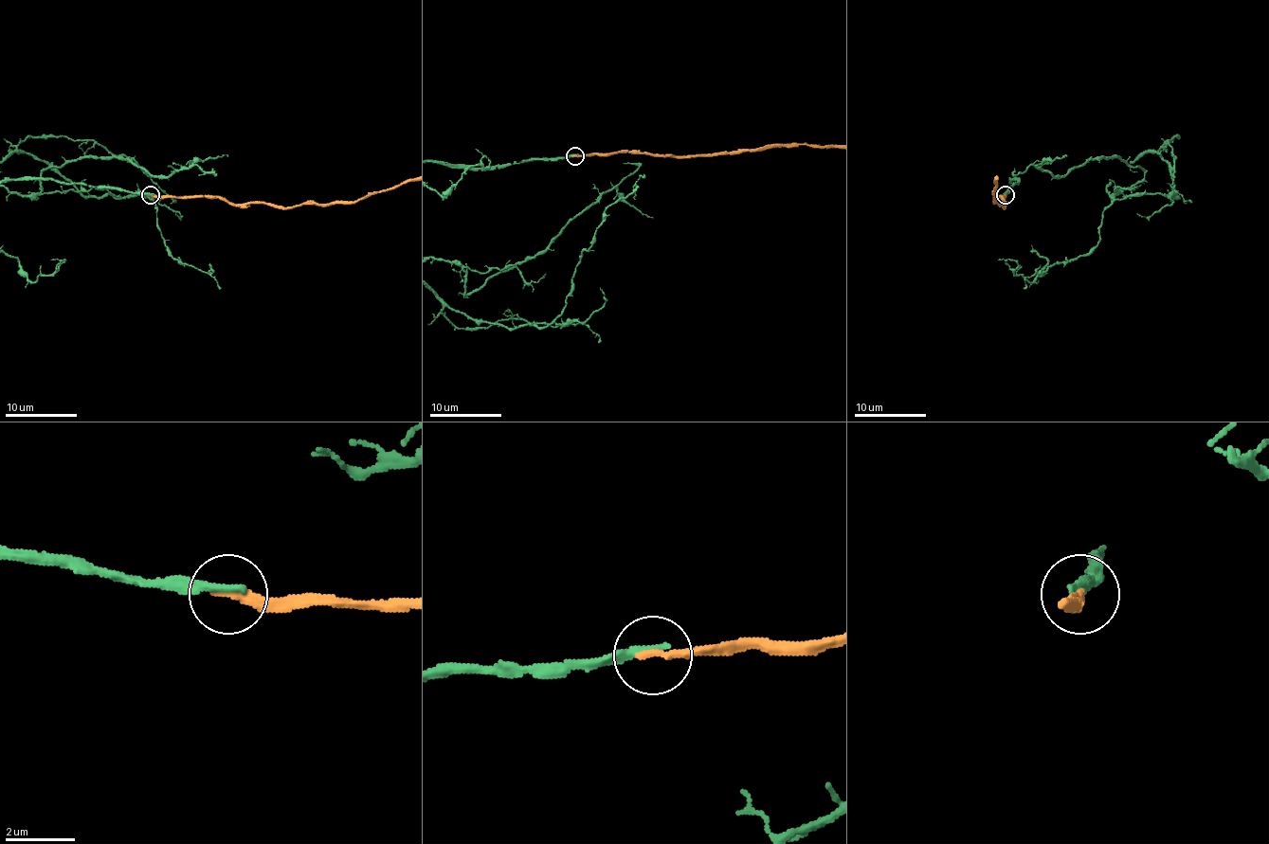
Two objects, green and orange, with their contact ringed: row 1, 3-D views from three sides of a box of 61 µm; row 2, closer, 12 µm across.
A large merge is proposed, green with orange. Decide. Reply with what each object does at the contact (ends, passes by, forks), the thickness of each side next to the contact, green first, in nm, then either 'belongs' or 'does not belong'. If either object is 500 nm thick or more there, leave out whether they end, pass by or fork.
green ends | orange ends | 280/280 nm | does not belong

